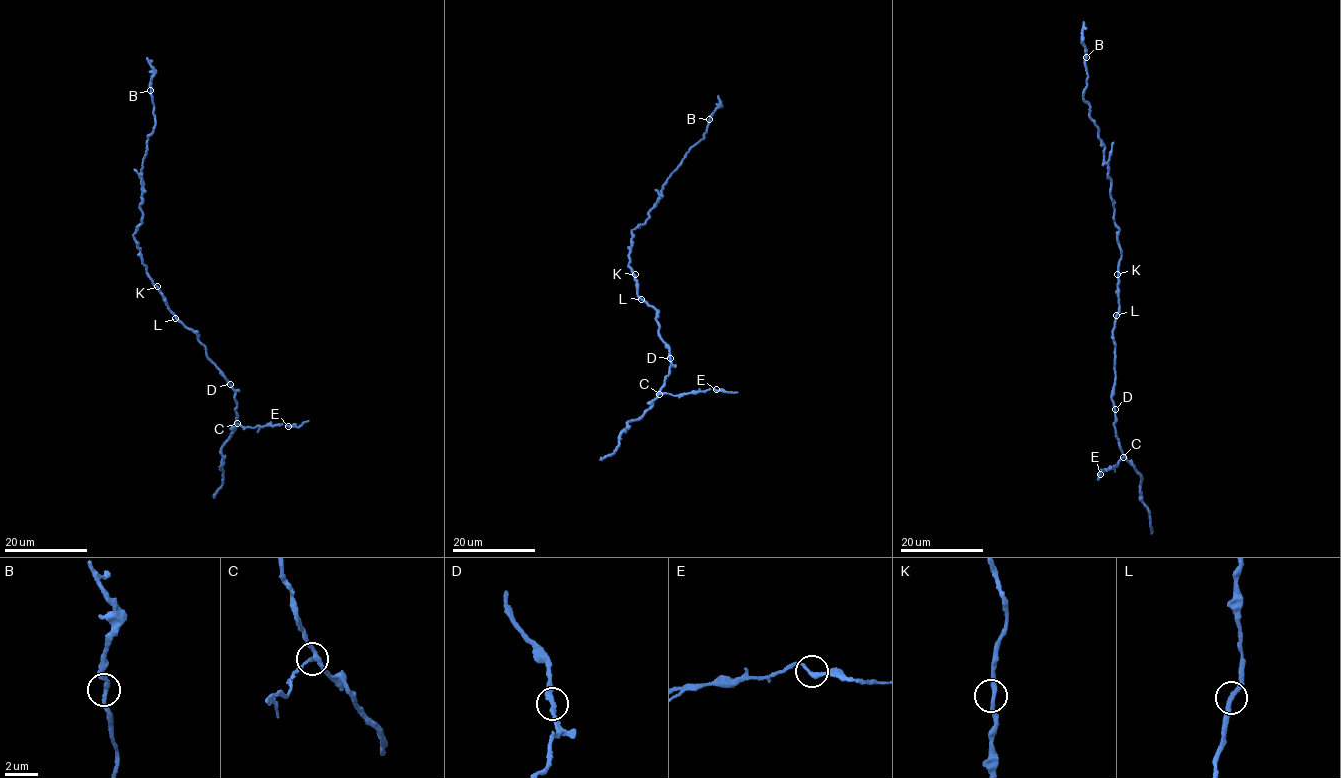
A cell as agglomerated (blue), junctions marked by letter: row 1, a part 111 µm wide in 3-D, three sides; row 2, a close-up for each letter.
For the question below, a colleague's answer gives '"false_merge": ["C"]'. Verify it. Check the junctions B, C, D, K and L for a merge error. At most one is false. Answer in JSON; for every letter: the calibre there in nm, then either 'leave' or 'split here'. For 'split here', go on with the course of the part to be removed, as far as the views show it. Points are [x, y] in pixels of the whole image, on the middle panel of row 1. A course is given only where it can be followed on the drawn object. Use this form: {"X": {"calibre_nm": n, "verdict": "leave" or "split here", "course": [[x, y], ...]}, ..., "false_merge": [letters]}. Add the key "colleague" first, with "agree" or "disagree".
{"colleague": "agree", "B": {"calibre_nm": 260, "verdict": "leave"}, "C": {"calibre_nm": 240, "verdict": "split here", "course": [[659, 394], [678, 395], [712, 388], [737, 392]]}, "D": {"calibre_nm": 280, "verdict": "leave"}, "K": {"calibre_nm": 260, "verdict": "leave"}, "L": {"calibre_nm": 260, "verdict": "leave"}, "false_merge": ["C"]}

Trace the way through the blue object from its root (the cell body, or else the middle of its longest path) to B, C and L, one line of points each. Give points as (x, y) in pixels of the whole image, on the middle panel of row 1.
B: (634, 275), (628, 264), (631, 230), (647, 219), (667, 179), (689, 149), (703, 139), (709, 119)
C: (634, 275), (637, 295), (655, 310), (655, 320), (660, 325), (658, 333), (669, 349), (671, 365), (659, 394)
L: (634, 275), (636, 293), (641, 299)

